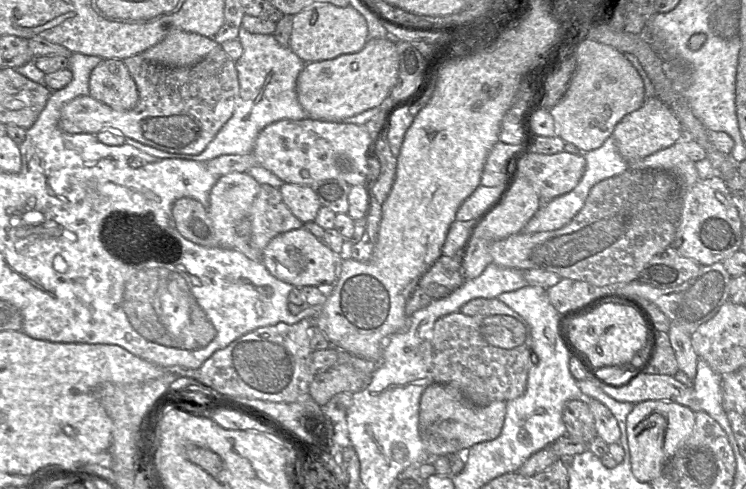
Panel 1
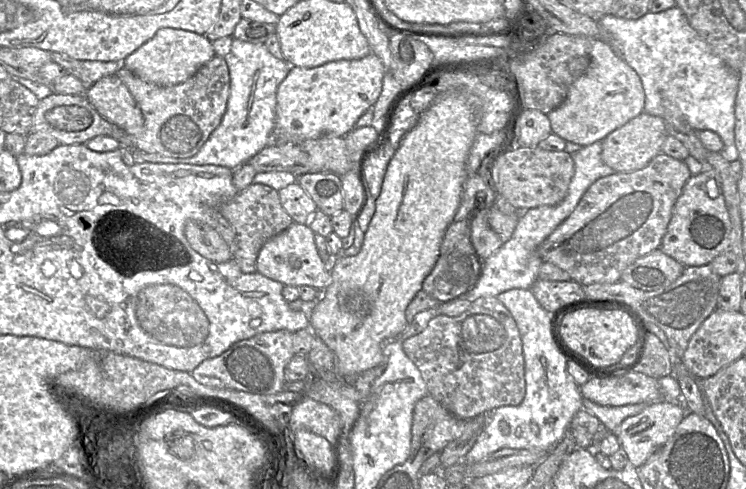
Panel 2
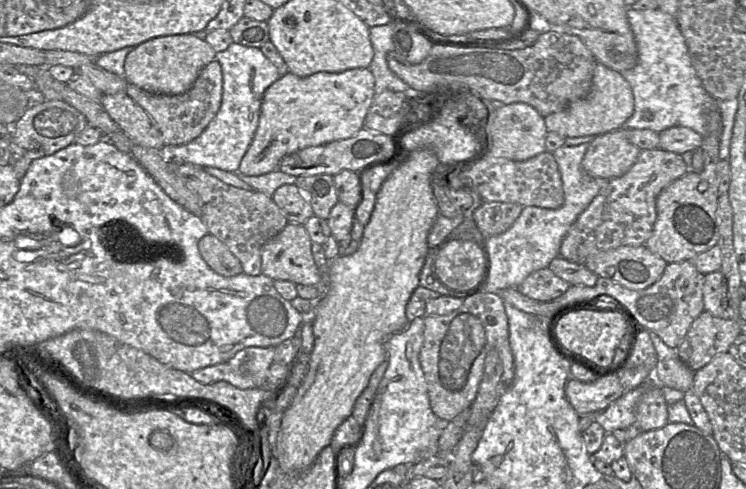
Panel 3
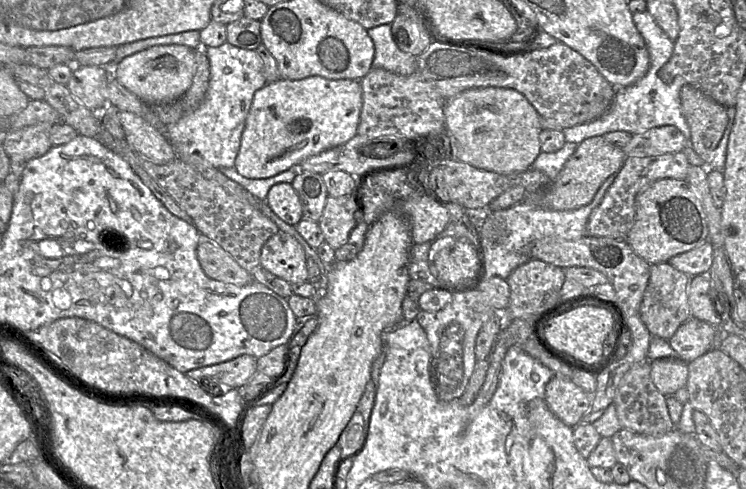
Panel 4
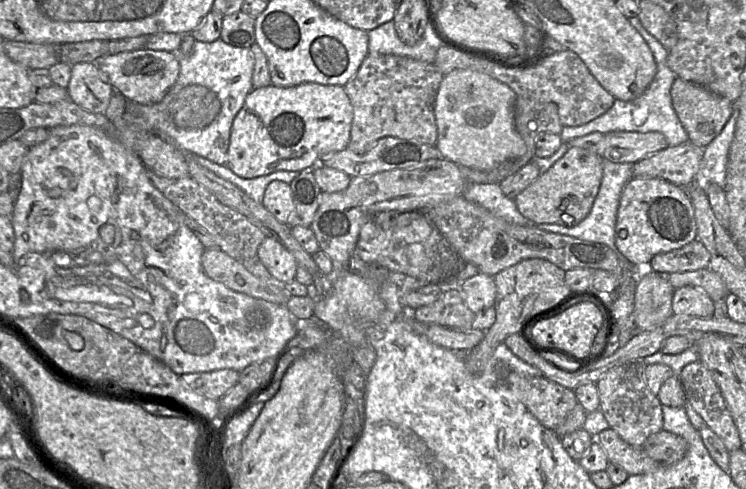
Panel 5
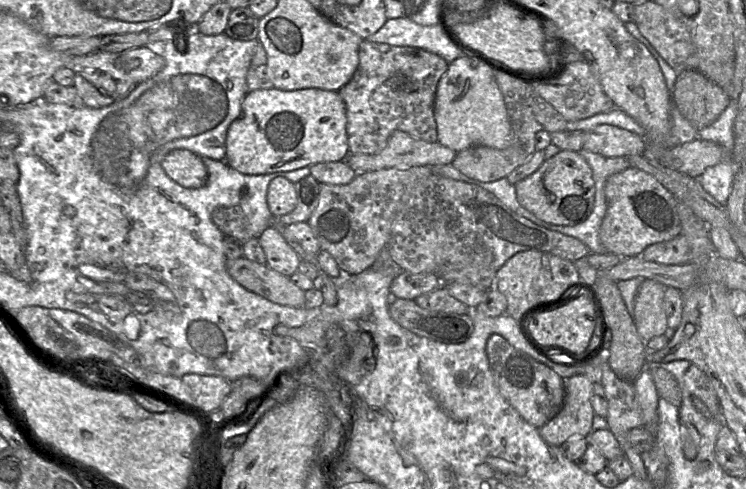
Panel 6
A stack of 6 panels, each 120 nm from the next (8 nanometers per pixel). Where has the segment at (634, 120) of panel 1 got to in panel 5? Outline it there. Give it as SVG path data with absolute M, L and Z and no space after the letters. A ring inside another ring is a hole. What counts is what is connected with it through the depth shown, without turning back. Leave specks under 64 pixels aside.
M570 146L546 172L541 173L515 197L519 212L531 223L577 225L589 214L598 194L603 174L603 159L591 150Z

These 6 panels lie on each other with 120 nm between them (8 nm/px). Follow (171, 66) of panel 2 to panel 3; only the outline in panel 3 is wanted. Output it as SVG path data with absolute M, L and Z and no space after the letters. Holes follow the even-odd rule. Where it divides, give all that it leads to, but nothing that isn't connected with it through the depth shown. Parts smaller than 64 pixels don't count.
M192 34L152 38L136 47L125 58L124 78L145 91L164 95L179 95L188 91L202 69L215 60L216 52L203 39Z

